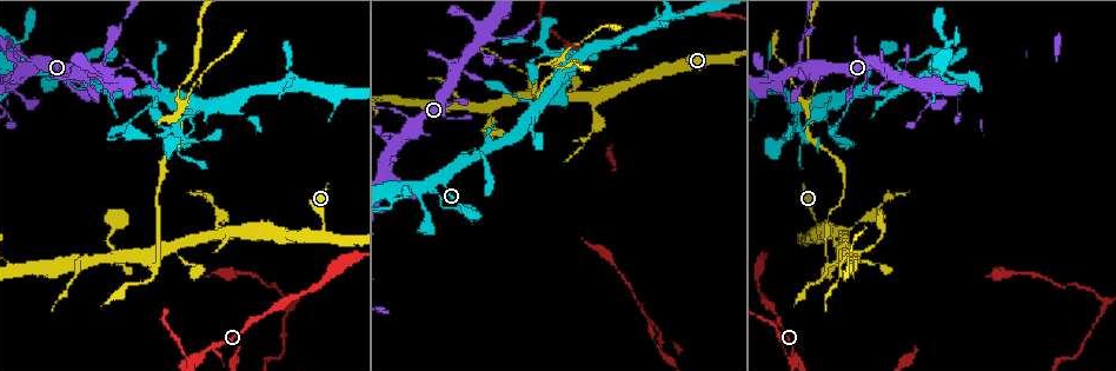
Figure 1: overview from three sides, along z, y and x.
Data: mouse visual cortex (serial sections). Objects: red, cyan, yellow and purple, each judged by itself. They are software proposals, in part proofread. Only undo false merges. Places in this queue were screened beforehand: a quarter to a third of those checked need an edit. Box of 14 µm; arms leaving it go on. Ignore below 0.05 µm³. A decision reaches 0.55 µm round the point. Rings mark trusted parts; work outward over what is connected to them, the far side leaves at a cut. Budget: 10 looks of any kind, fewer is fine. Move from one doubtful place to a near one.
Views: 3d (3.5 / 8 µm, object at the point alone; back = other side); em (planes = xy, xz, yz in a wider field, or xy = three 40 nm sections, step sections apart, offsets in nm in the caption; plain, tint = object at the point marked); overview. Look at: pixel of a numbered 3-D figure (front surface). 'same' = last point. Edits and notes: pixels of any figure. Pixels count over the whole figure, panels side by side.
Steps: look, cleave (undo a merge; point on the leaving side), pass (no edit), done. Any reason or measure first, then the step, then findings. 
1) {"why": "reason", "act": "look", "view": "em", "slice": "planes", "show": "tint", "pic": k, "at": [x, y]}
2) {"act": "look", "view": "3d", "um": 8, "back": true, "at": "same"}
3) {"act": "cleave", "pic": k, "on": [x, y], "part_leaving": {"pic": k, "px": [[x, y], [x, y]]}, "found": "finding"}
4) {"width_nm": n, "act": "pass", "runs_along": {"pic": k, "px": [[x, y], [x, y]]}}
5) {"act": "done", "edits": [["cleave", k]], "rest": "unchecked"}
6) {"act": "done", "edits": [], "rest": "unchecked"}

{"why": "sharp bend", "act": "look", "view": "3d", "um": 3.5, "back": true, "pic": 1, "at": [569, 44]}

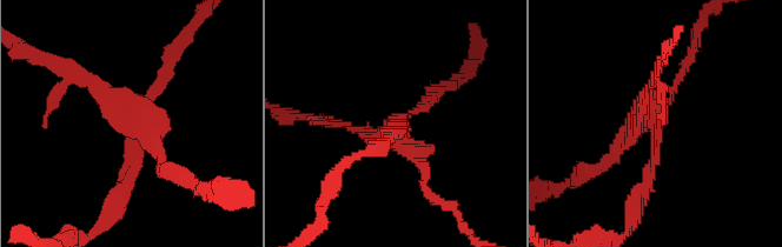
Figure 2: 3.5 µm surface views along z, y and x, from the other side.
{"act": "look", "view": "em", "slice": "xy", "step": 3, "show": "tint", "pic": 2, "at": [652, 105]}

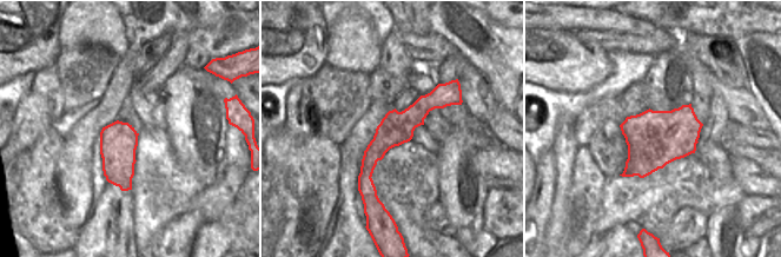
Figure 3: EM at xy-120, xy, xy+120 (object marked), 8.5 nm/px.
{"act": "cleave", "pic": 2, "on": [125, 177], "part_leaving": {"pic": 2, "px": [[380, 135], [443, 87]]}, "found": "a second cell is stuck on"}

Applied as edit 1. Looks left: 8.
{"why": "arms part here", "act": "look", "view": "3d", "um": 3.5, "back": true, "pic": 1, "at": [216, 234]}

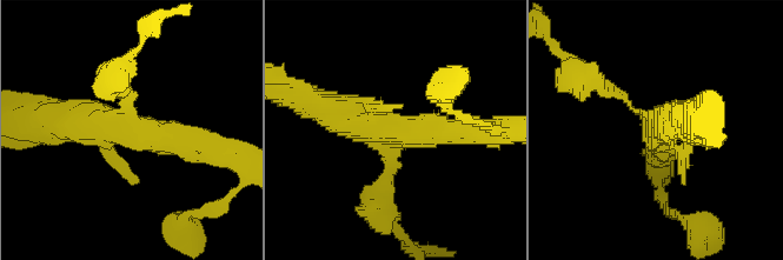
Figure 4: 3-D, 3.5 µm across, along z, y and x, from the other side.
{"why": "need the tissue", "act": "look", "view": "em", "slice": "xy", "step": 3, "show": "tint", "pic": 4, "at": [396, 130]}

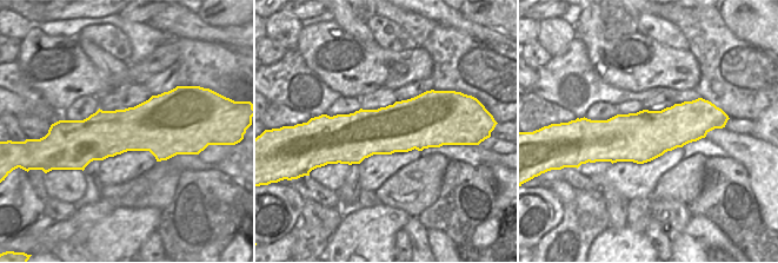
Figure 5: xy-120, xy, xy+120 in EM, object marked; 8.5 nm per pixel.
{"act": "pass", "runs_along": {"pic": 4, "px": [[60, 118], [104, 121], [212, 147]]}, "found": "continuous, no second cell"}

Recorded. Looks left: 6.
{"why": "sharp bend", "act": "look", "view": "3d", "um": 3.5, "pic": 1, "at": [161, 252]}

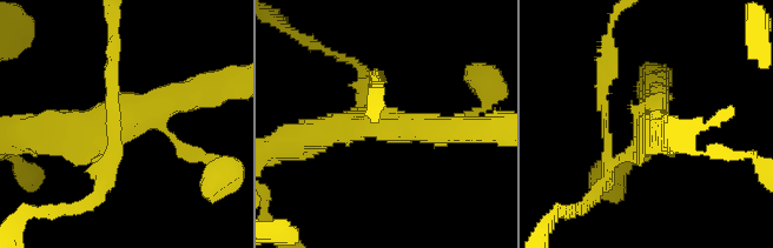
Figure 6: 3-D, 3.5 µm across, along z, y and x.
{"arms": 3, "arm_widths_nm": [150, 400, 400], "why": "now the EM", "act": "look", "view": "em", "slice": "xy", "step": 3, "show": "tint", "pic": 6, "at": [383, 120]}

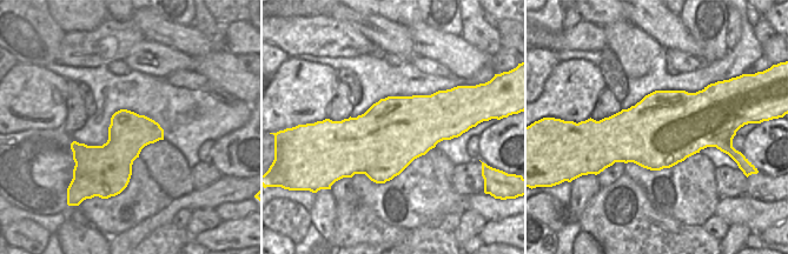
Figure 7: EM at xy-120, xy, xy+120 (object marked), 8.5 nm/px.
{"width_nm": 600, "act": "cleave", "pic": 6, "on": [605, 113], "part_leaving": {"pic": 6, "px": [[628, 156], [607, 156], [605, 62]]}, "found": "a second cell is stuck on"}

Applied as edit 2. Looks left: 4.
{"why": "see it whole again", "act": "look", "view": "overview"}

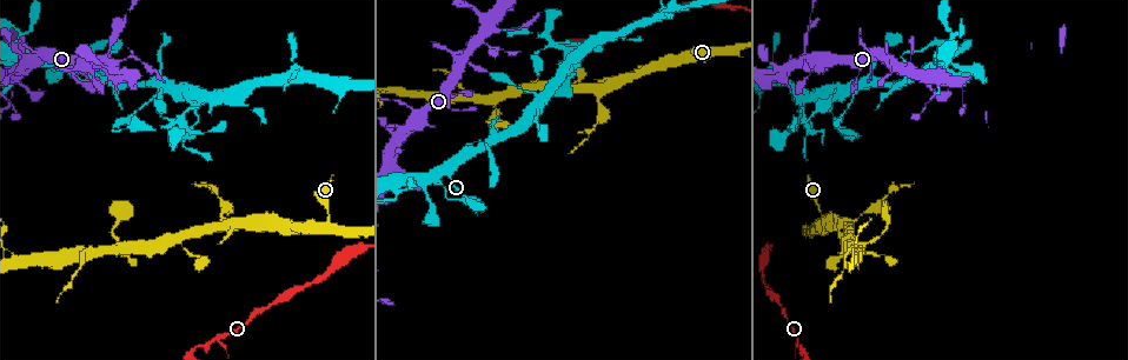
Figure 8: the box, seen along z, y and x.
{"why": "calibre changes", "act": "look", "view": "3d", "um": 3.5, "pic": 8, "at": [801, 59]}

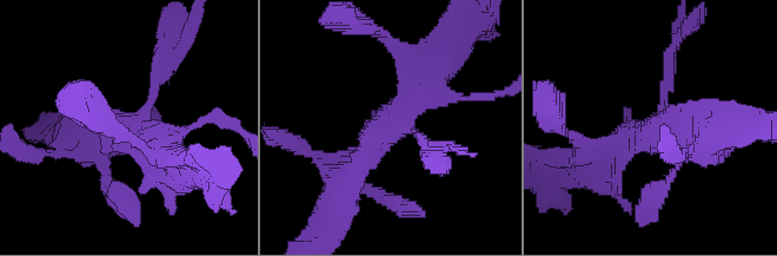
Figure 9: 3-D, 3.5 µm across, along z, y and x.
{"why": "now the EM", "act": "look", "view": "em", "slice": "planes", "show": "tint", "pic": 9, "at": [126, 124]}

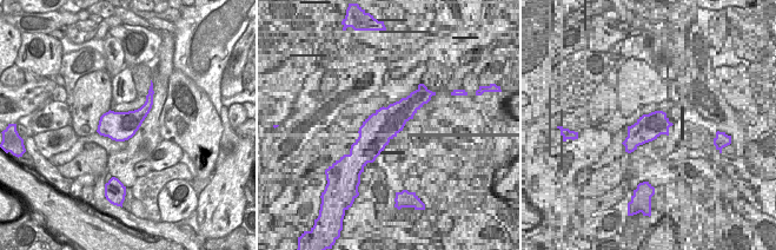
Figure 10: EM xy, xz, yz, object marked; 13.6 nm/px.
{"arm_widths_nm": [150, 150, 400, 400], "act": "cleave", "pic": 9, "on": [668, 53], "part_leaving": {"pic": 9, "px": [[663, 91], [678, 23]]}, "found": "a second cell is stuck on"}

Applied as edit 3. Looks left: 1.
{"act": "done", "edits": [["cleave", 2], ["cleave", 6], ["cleave", 9]], "rest": "unchecked"}

